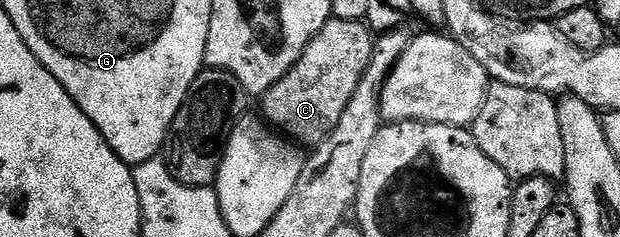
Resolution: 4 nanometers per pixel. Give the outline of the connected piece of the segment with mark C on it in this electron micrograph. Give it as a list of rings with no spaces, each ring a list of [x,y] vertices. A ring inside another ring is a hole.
[[[358,20],[328,21],[322,30],[302,50],[302,58],[262,97],[263,119],[280,136],[300,146],[319,146],[338,126],[350,97],[358,90],[366,66],[370,66],[370,54],[374,43],[373,33],[367,23]]]

